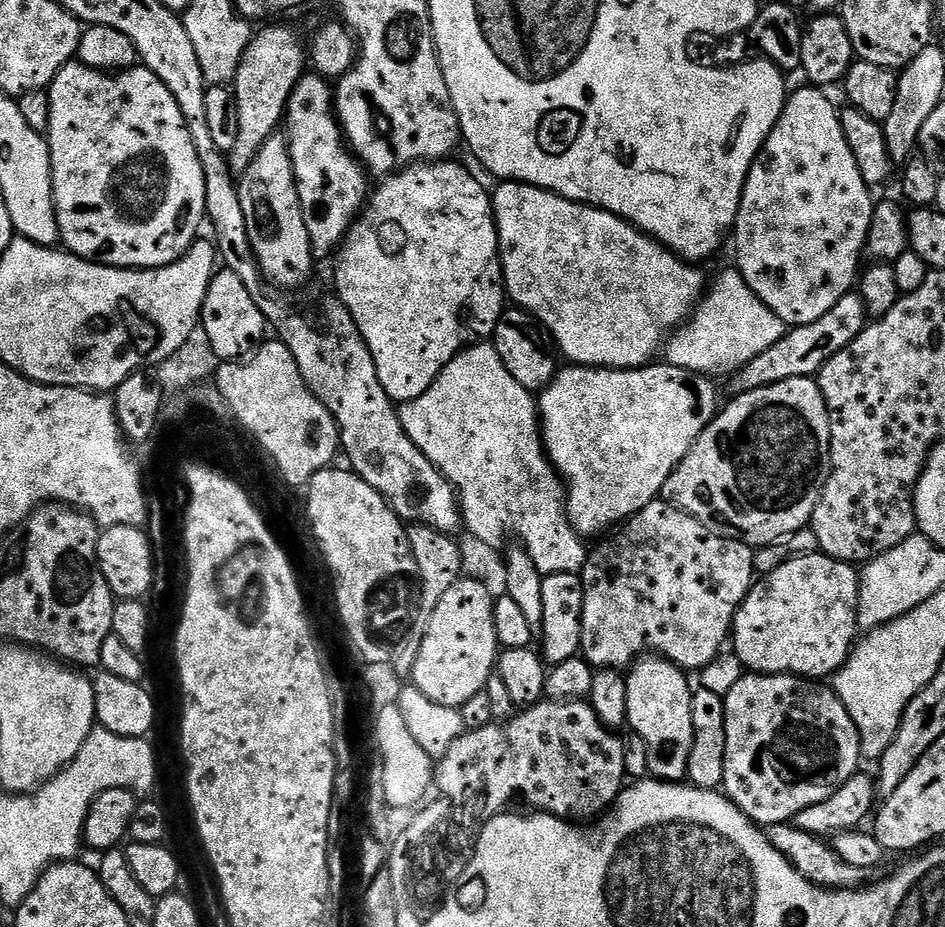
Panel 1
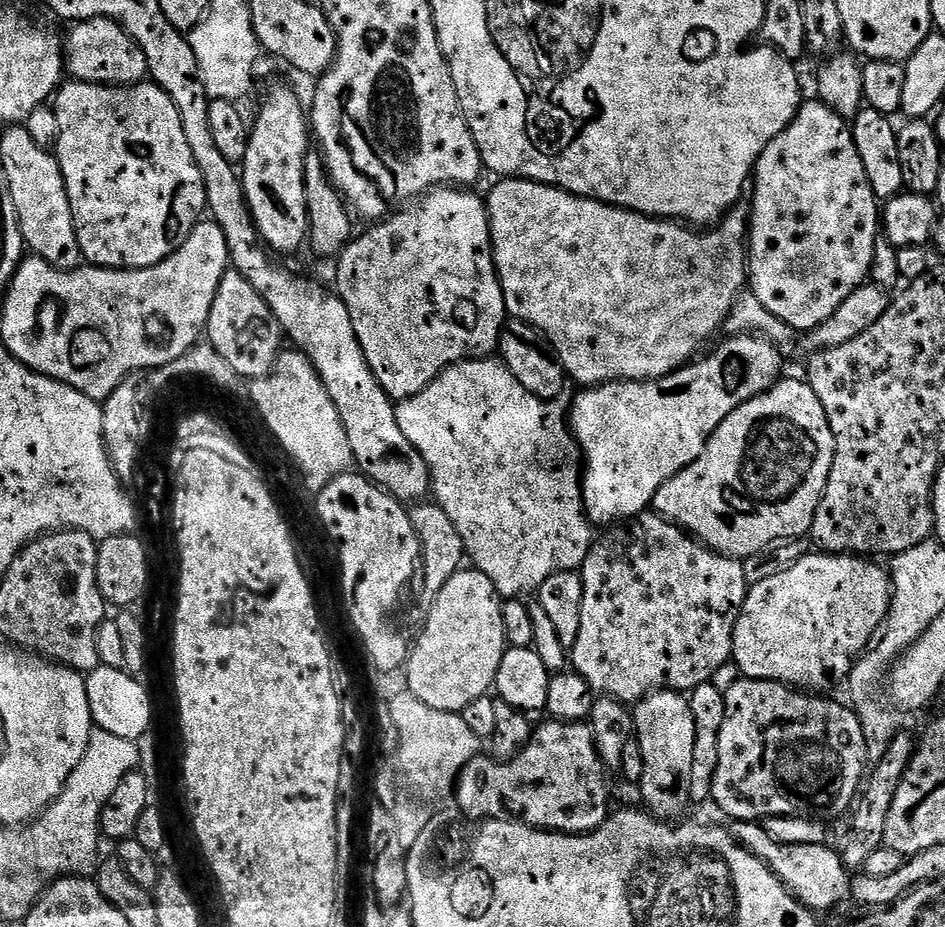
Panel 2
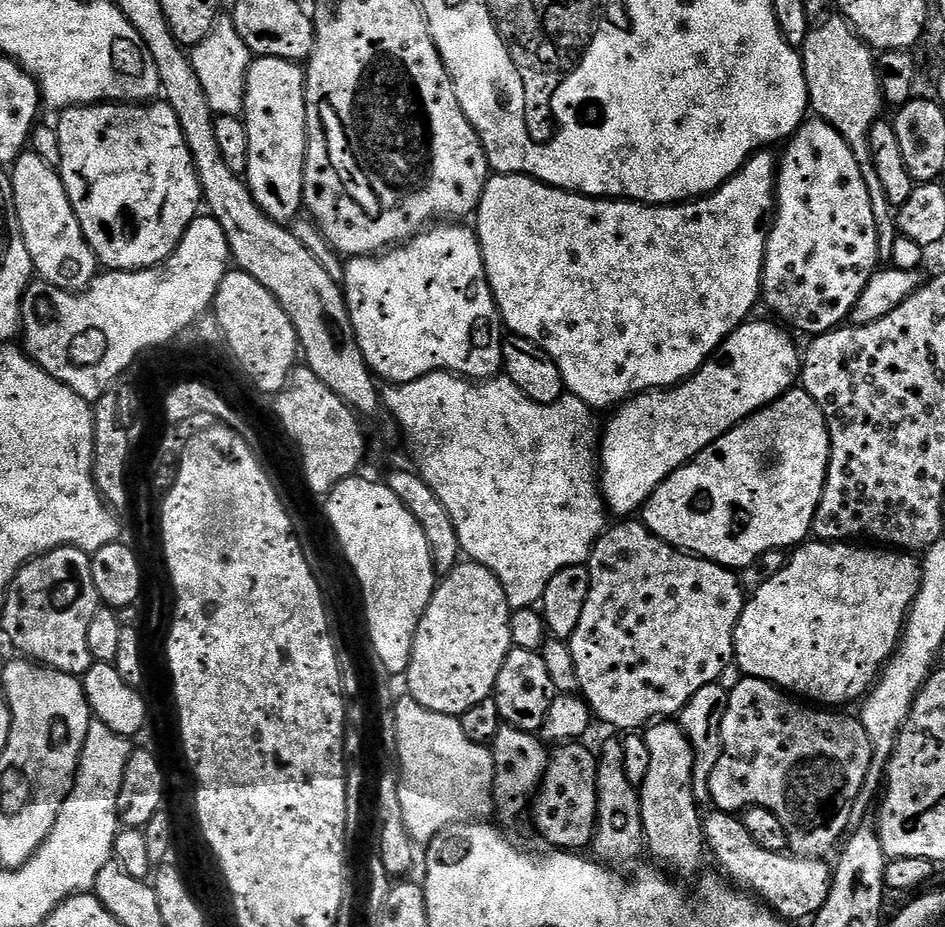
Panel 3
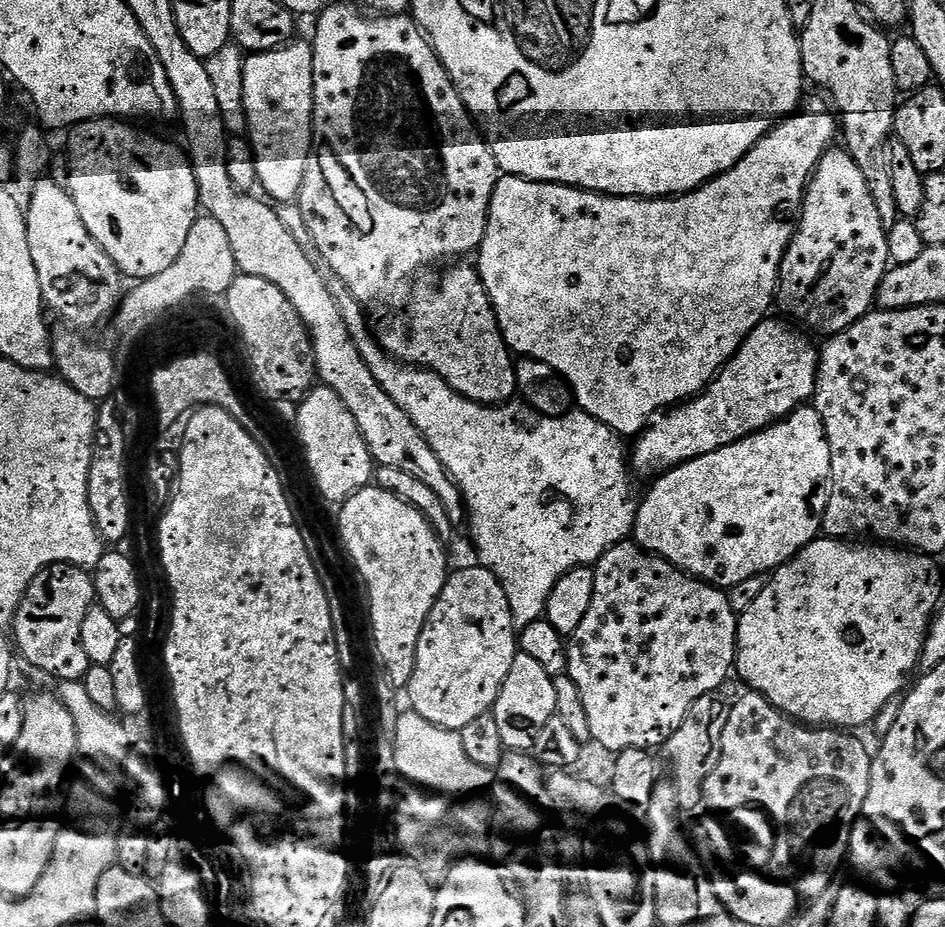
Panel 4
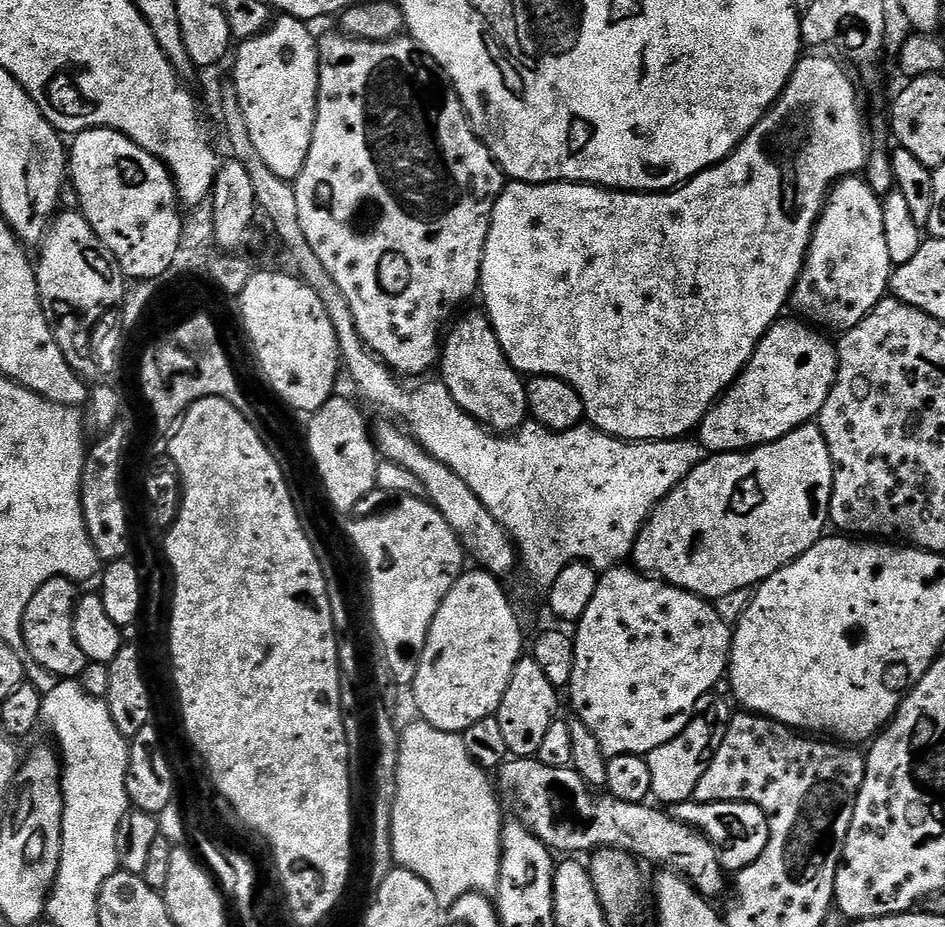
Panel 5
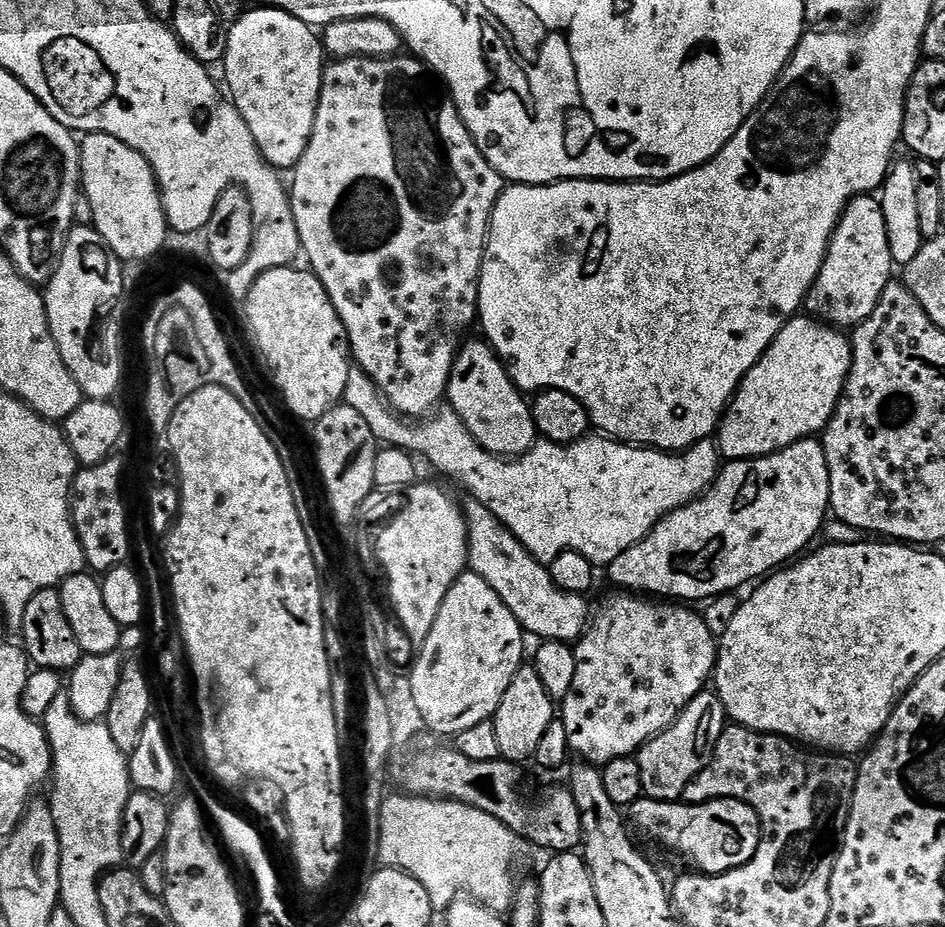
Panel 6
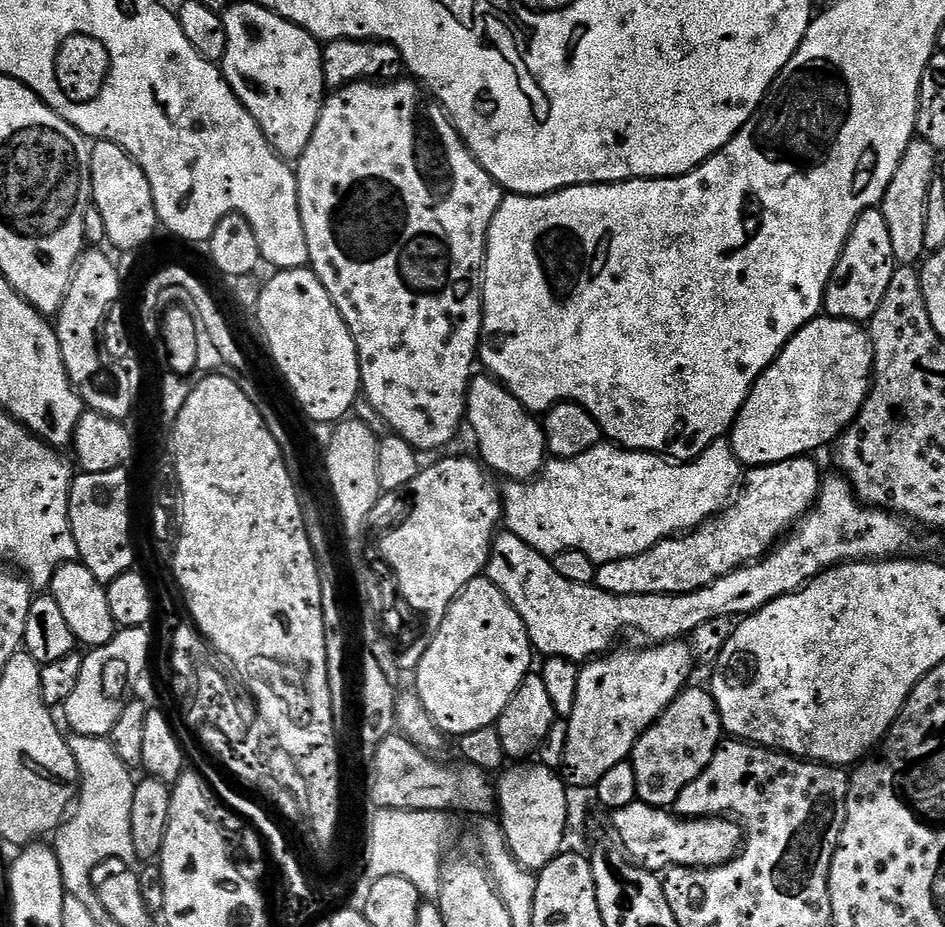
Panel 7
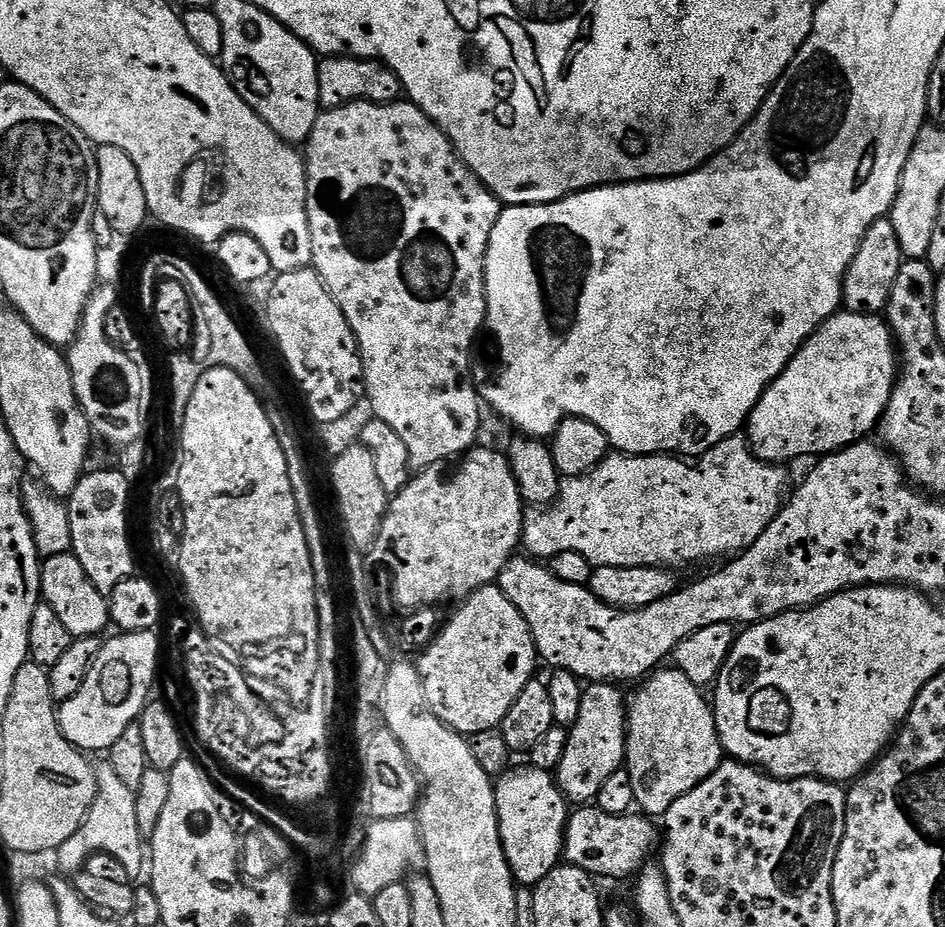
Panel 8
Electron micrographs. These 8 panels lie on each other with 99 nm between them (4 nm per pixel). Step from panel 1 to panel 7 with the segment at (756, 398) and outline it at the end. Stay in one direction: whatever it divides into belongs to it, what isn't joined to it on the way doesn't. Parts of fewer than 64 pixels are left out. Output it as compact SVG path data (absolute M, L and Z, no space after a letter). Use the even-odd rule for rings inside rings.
M799 456L761 468L748 468L743 473L734 502L719 516L679 538L658 542L642 554L599 565L594 581L596 587L619 596L682 594L710 586L710 582L745 564L755 564L768 555L781 537L820 499L822 475L812 460L815 459Z

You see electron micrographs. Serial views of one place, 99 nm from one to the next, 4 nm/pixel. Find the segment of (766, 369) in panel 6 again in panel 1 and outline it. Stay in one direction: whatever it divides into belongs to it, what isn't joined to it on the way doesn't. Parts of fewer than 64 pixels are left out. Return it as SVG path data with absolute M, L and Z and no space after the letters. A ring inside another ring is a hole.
M653 362L642 368L582 368L579 366L564 366L557 371L555 378L545 386L538 396L538 411L540 413L540 431L544 437L544 450L552 461L552 467L566 481L566 515L568 523L582 538L599 537L609 530L629 520L638 510L642 510L652 500L663 493L666 478L686 458L686 454L694 446L694 442L706 430L706 426L715 418L718 411L716 404L716 384L711 375L682 370L667 362Z

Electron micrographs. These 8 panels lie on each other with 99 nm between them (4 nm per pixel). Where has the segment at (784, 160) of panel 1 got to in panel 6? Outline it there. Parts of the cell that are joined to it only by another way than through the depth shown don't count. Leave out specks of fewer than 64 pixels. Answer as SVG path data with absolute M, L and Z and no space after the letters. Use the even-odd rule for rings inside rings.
M875 195L856 196L840 215L840 221L828 243L822 270L808 292L807 315L841 330L861 324L878 306L882 290L893 279L890 238L886 238L886 218Z

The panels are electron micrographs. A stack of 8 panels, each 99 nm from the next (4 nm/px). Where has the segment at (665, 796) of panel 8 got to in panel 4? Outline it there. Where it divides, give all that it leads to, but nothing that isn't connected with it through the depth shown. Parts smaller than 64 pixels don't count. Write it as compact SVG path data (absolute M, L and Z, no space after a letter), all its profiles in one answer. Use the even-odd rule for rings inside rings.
M713 694L698 698L694 706L690 706L690 714L686 714L686 722L674 730L674 734L663 745L662 752L668 755L672 763L672 776L676 786L676 793L680 807L685 813L698 809L704 802L704 787L706 778L718 766L718 758L722 750L722 730L726 730L726 718L728 717L729 705L720 701L719 695Z

